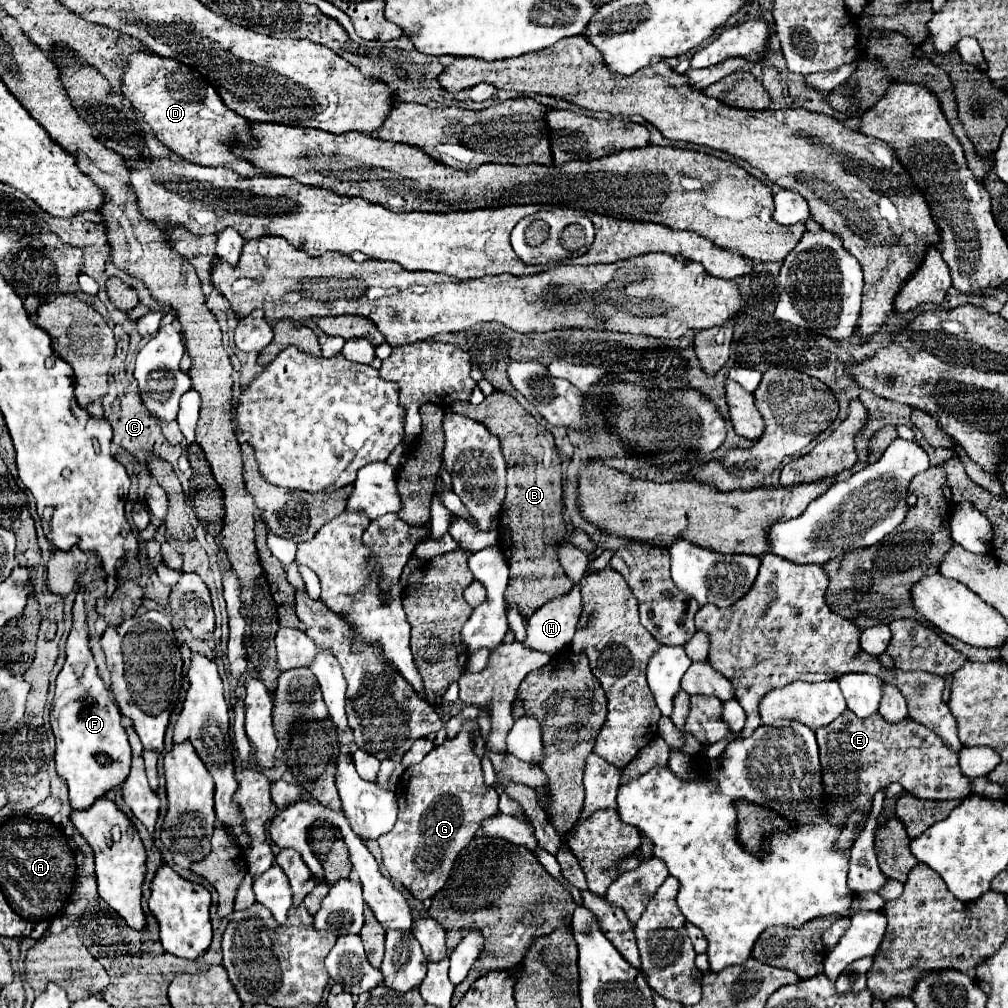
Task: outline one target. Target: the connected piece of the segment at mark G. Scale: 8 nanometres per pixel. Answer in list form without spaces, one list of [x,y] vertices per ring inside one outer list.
[[[472,719],[462,721],[462,729],[456,737],[444,739],[444,743],[434,747],[420,763],[404,771],[404,775],[400,777],[398,793],[396,793],[398,821],[392,831],[384,833],[384,837],[378,839],[378,845],[382,849],[382,861],[390,877],[402,883],[420,901],[434,897],[444,887],[458,853],[474,839],[482,821],[498,813],[498,793],[494,791],[494,787],[488,787],[484,783],[480,757],[474,753],[474,733],[472,733],[474,727],[476,727],[476,721]]]

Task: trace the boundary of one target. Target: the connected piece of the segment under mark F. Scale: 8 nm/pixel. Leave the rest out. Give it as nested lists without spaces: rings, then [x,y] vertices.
[[[82,593],[76,595],[74,607],[72,607],[72,631],[66,641],[66,661],[62,671],[58,673],[56,679],[56,695],[52,701],[52,711],[50,711],[50,725],[56,737],[56,771],[60,777],[66,779],[68,789],[70,789],[70,803],[74,809],[84,809],[96,801],[96,797],[104,797],[108,789],[118,789],[124,777],[128,775],[131,767],[131,747],[128,745],[126,731],[120,723],[120,711],[112,711],[110,699],[108,699],[108,689],[104,687],[96,663],[92,659],[90,647],[88,647],[88,629],[86,629],[86,615],[84,615],[84,599]]]

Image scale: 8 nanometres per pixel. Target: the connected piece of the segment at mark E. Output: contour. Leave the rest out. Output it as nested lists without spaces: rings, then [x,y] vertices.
[[[846,709],[838,719],[830,725],[816,729],[816,739],[820,747],[820,765],[822,765],[822,785],[824,785],[824,809],[826,817],[832,825],[844,825],[846,819],[854,811],[870,813],[872,797],[878,789],[888,783],[900,783],[906,791],[916,795],[918,799],[964,799],[972,793],[972,779],[962,775],[958,767],[958,753],[950,751],[940,737],[922,723],[906,717],[898,723],[888,723],[880,713],[874,713],[866,719],[858,719],[850,709]]]

